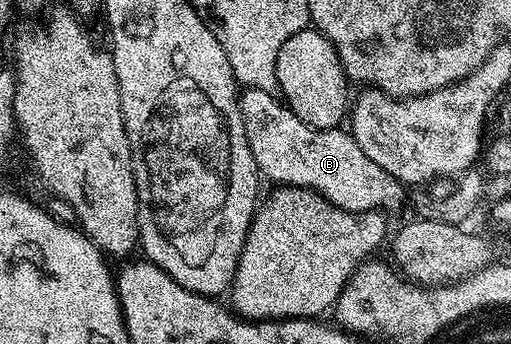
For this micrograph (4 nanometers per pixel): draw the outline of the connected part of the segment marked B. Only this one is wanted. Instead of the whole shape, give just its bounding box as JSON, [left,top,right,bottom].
[238,88,406,212]

